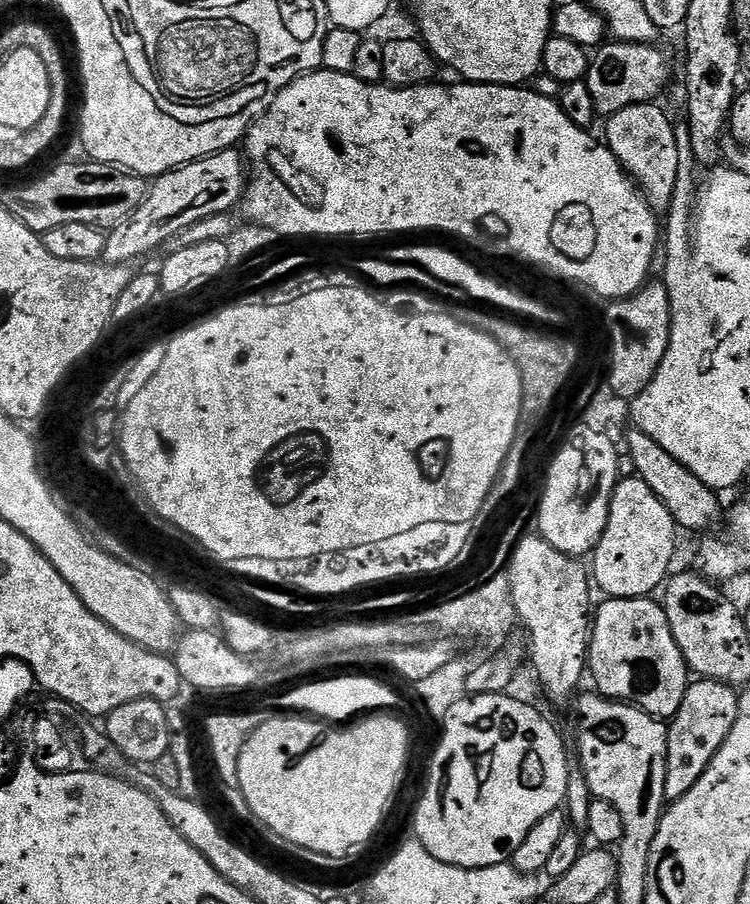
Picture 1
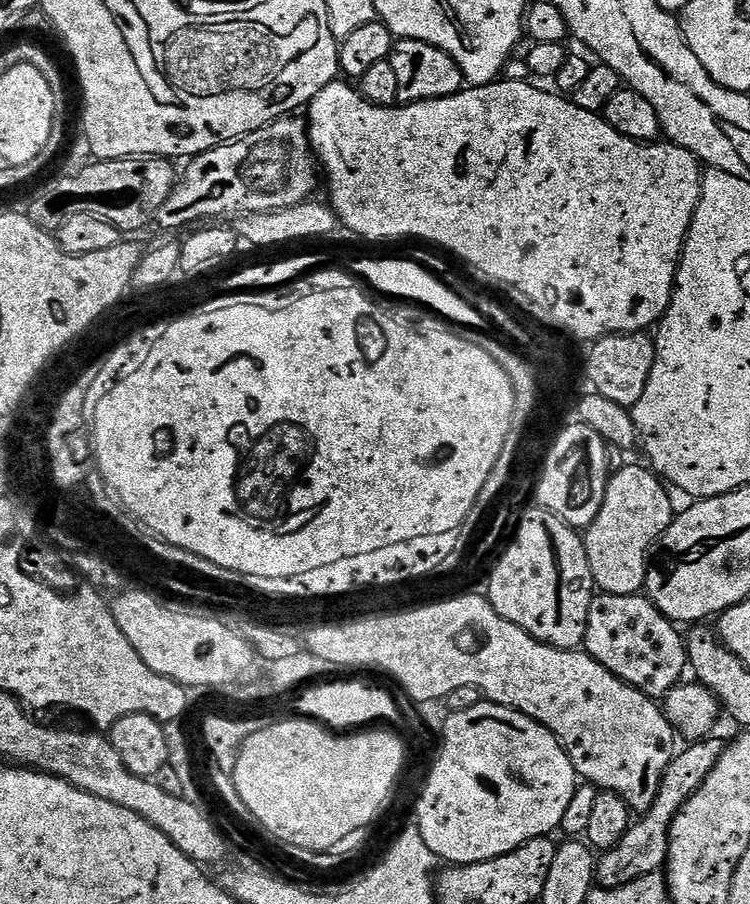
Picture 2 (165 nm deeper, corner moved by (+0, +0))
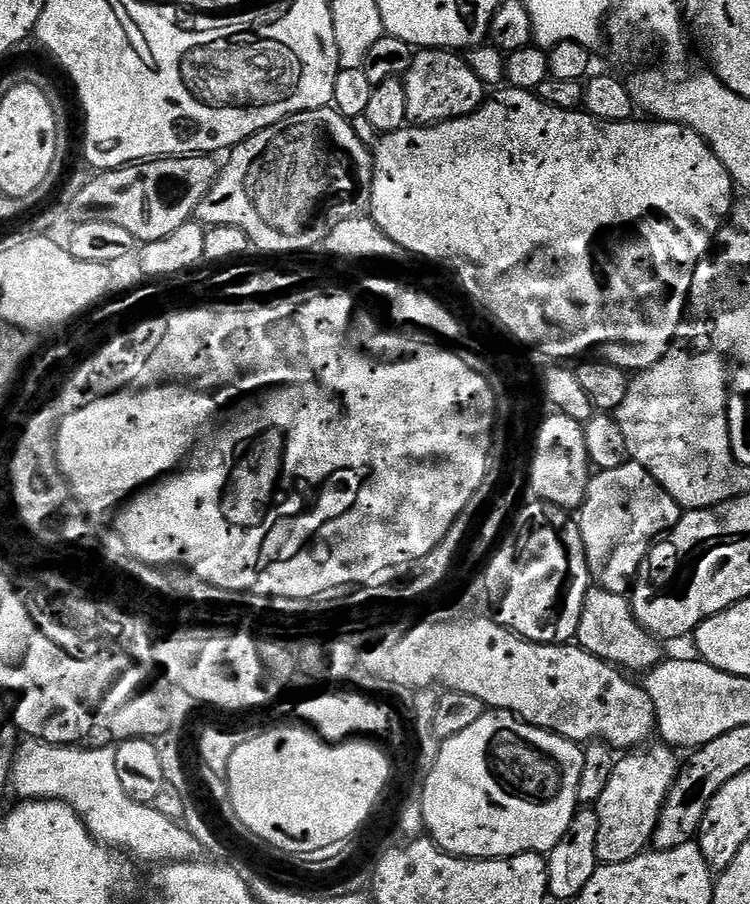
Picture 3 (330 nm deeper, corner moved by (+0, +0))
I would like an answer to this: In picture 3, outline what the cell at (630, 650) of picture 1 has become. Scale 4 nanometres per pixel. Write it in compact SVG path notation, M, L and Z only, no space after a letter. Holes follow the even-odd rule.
M599 586L589 587L575 639L579 647L590 654L615 664L629 673L647 674L665 659L661 641L640 625L632 609L631 599L625 594L614 594ZM629 668L629 669L628 669ZM632 671L632 672L631 672Z

